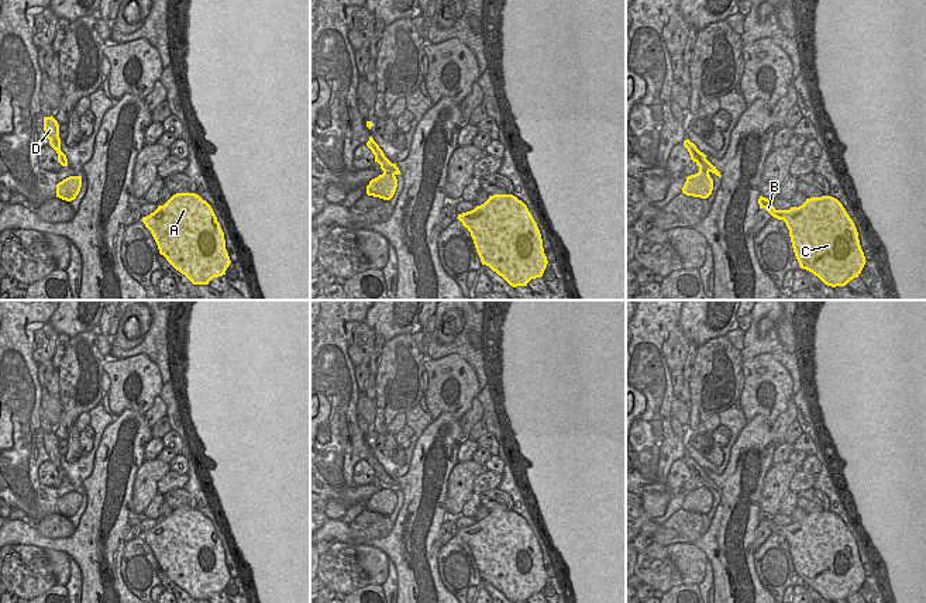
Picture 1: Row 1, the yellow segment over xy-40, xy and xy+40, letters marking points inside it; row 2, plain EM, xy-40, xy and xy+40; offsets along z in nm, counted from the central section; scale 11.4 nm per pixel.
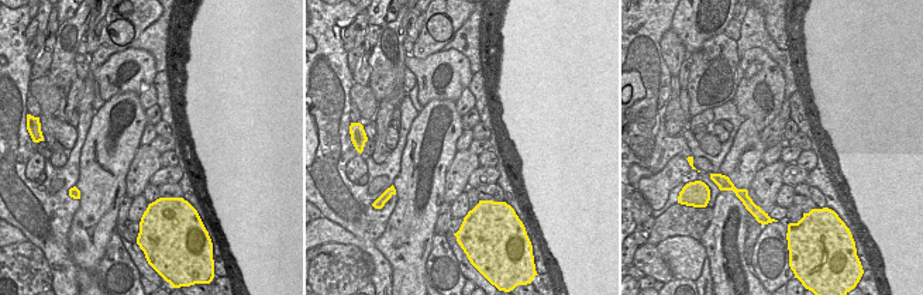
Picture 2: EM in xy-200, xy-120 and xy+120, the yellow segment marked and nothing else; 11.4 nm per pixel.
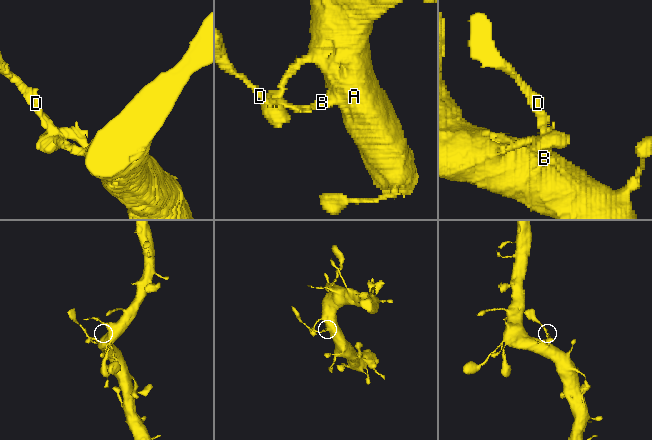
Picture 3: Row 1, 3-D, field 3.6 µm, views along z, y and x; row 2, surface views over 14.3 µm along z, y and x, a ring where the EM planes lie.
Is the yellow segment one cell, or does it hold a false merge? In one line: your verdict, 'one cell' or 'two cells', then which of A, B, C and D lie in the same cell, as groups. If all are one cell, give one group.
two cells; A C / B D

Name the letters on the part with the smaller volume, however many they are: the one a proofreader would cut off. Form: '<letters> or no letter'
B, D

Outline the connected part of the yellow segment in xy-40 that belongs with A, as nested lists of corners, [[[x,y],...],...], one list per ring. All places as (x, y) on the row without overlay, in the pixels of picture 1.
[[[176,509],[154,528],[142,533],[142,537],[151,547],[159,569],[193,600],[209,600],[211,595],[226,590],[231,576],[224,548],[211,521],[199,510]]]

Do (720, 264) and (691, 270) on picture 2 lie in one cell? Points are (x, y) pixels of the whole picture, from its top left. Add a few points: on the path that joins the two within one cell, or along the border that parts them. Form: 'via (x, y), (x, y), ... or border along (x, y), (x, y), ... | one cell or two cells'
border along (698, 240), (706, 256) | two cells

